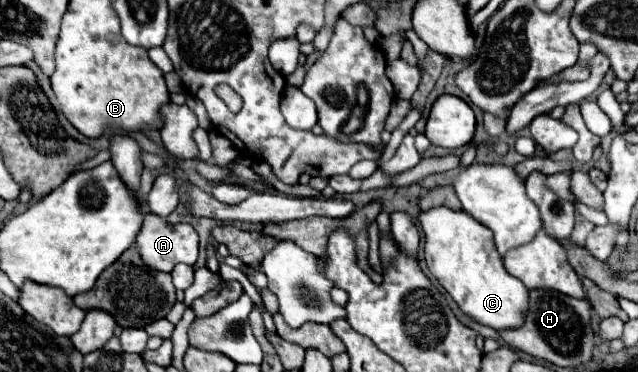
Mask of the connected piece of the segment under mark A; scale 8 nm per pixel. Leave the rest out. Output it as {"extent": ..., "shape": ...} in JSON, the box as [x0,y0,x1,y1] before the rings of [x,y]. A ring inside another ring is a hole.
{"extent":[136,213,198,273],"shape":[[[146,213],[142,229],[136,237],[136,247],[140,249],[140,255],[146,265],[150,265],[156,271],[170,273],[176,263],[188,263],[188,265],[196,263],[196,259],[198,259],[198,233],[194,231],[192,225],[186,225],[186,223],[172,225],[158,215]]]}

